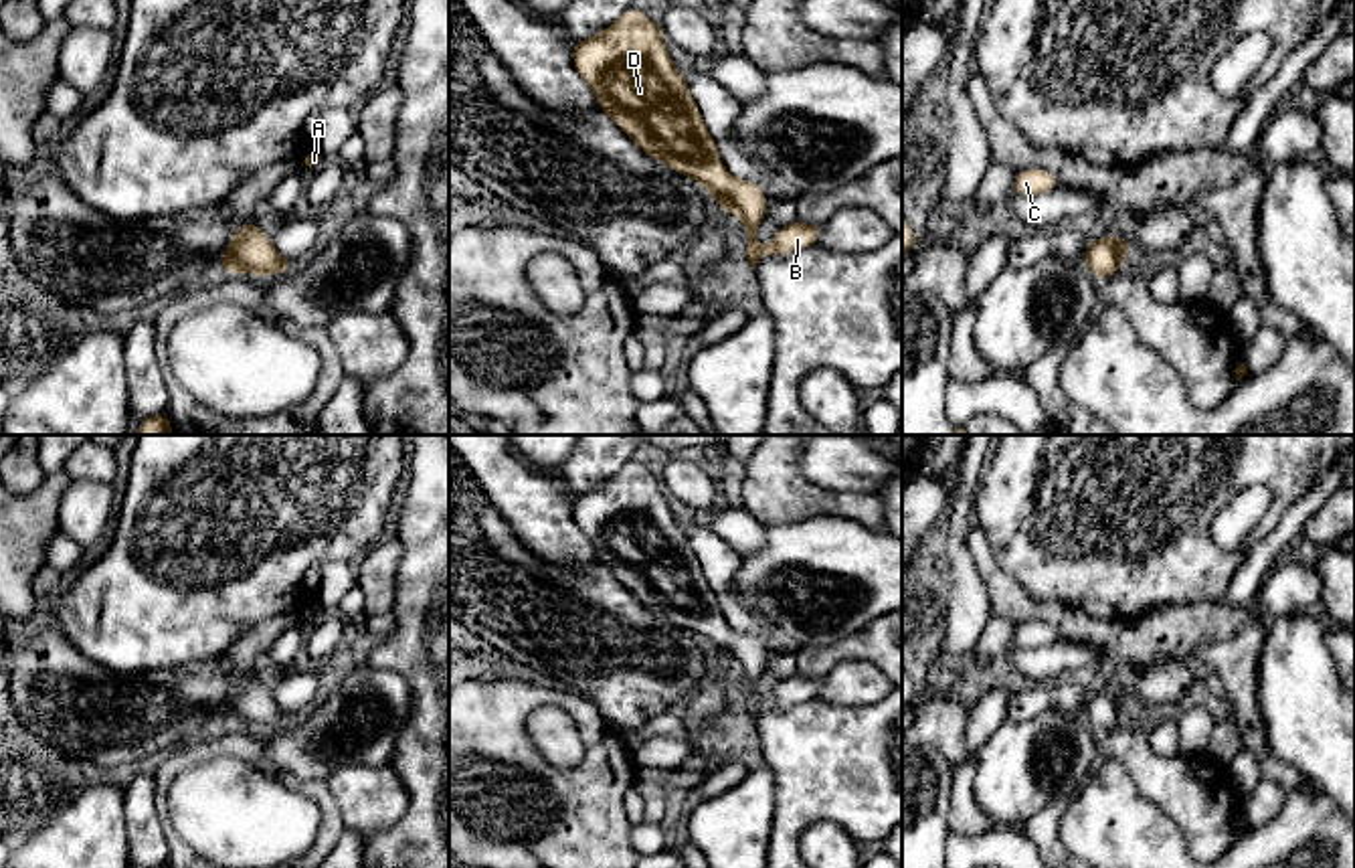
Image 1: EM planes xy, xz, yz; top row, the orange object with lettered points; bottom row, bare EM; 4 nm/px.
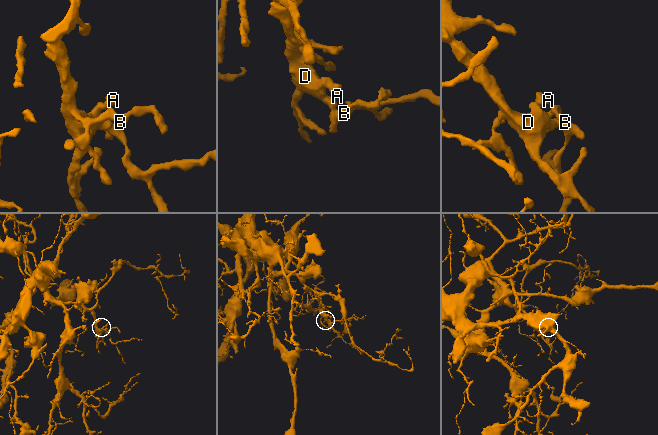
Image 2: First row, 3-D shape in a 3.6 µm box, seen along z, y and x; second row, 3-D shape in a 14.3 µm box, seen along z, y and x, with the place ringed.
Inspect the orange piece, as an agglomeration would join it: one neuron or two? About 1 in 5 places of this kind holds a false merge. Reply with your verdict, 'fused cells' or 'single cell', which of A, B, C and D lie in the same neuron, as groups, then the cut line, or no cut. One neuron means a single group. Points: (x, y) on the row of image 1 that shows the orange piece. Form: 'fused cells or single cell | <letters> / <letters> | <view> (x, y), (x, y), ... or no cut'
single cell | A B C D | no cut

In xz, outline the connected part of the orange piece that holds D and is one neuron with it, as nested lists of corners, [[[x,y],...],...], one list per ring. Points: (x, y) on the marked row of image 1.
[[[629,6],[609,28],[572,42],[572,65],[597,95],[599,109],[603,109],[637,148],[649,158],[669,166],[673,172],[702,184],[720,208],[746,225],[746,259],[754,269],[762,255],[785,257],[793,251],[817,245],[823,225],[805,225],[799,221],[783,225],[769,247],[756,241],[756,229],[769,210],[764,190],[726,170],[718,156],[718,142],[710,136],[686,77],[667,55],[661,26],[647,14]]]

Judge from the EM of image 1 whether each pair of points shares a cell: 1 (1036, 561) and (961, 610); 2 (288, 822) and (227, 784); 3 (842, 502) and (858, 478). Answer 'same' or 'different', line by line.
1: different
2: same
3: different

